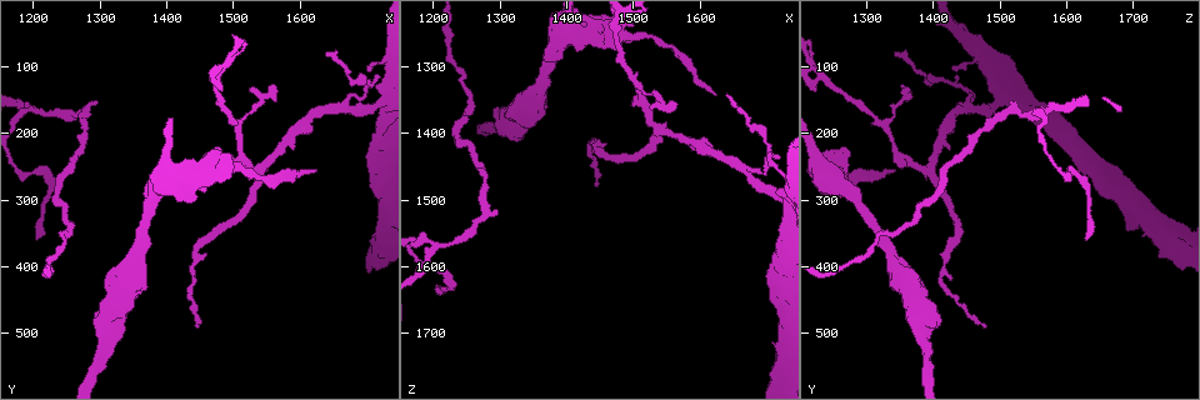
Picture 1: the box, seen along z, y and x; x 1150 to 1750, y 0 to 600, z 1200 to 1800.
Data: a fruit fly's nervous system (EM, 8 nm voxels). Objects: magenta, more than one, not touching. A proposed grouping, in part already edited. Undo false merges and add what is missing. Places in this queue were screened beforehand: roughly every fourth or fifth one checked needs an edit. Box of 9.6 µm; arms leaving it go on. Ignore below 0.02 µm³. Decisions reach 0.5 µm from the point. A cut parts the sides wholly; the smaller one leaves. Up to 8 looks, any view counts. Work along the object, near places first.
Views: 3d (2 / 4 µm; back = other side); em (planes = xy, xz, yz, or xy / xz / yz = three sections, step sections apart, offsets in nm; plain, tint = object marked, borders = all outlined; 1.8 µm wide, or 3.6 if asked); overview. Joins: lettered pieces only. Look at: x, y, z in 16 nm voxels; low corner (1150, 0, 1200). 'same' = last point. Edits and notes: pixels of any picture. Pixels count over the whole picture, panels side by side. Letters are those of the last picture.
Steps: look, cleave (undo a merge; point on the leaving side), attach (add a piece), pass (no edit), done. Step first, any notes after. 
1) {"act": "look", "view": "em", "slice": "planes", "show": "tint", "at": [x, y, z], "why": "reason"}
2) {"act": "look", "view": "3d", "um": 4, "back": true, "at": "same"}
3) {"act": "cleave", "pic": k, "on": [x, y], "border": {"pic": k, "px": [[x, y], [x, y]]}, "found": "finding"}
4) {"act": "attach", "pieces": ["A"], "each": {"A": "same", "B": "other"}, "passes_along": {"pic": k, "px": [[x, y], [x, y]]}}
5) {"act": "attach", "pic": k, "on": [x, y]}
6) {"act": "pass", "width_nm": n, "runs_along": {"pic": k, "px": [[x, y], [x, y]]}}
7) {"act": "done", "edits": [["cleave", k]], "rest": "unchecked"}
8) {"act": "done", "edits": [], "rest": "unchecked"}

{"act": "look", "view": "3d", "um": 2, "at": [1215, 260, 1615], "why": "abrupt turn"}

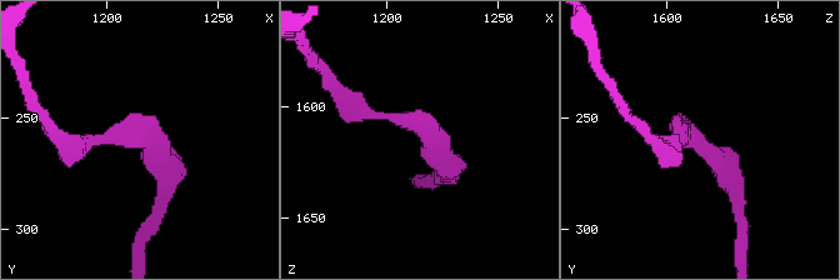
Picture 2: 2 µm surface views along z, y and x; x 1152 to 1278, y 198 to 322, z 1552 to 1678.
{"act": "look", "view": "em", "slice": "planes", "show": "borders", "at": [1217, 257, 1611], "why": "shape alone is not enough"}

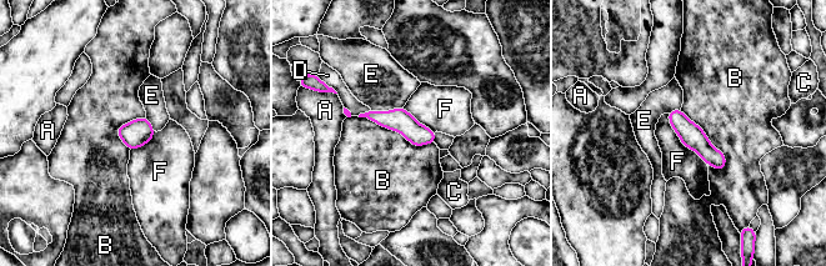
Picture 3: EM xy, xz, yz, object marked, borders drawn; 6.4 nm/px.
{"act": "pass", "each": {"A": "other", "B": "other", "C": "other", "D": "other", "E": "other", "F": "other"}, "border": {"pic": 3, "px": [[680, 110], [724, 155], [721, 170]]}, "found": "one cell here"}

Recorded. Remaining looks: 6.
{"act": "look", "view": "3d", "um": 4, "at": [1420, 270, 1250], "why": "two arms at a narrow angle"}

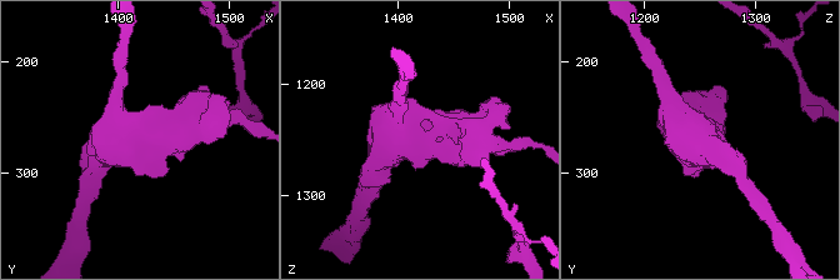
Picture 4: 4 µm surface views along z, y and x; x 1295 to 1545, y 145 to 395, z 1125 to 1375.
{"act": "look", "view": "em", "um": 3.6, "slice": "planes", "show": "tint", "at": [1422, 272, 1252]}

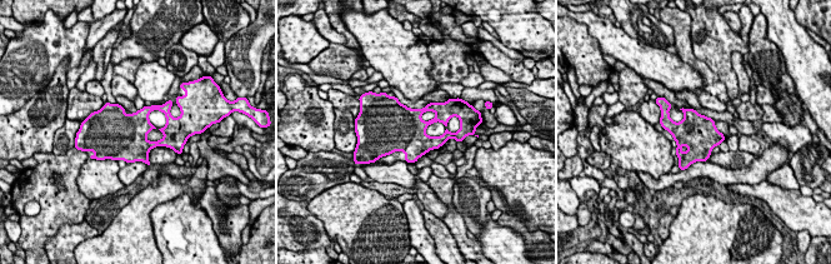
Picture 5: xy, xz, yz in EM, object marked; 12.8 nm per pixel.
{"act": "look", "view": "em", "um": 3.6, "slice": "planes", "show": "borders", "at": "same", "why": "what lies round it"}

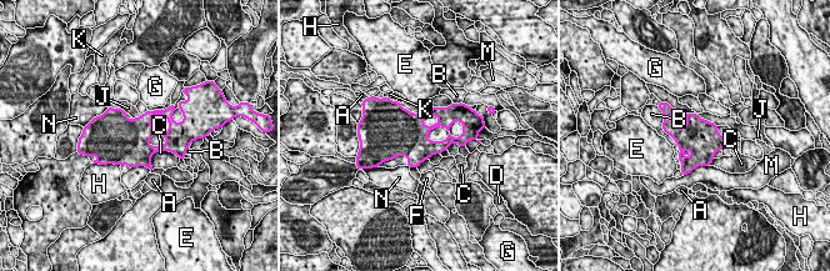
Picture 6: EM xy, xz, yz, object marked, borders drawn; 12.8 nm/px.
{"act": "pass", "each": {"A": "other", "B": "other", "C": "other", "D": "other", "E": "other", "F": "other", "G": "other", "H": "other", "J": "other", "K": "other", "M": "other", "N": "other"}, "border": {"pic": 6, "px": [[178, 157], [159, 150], [150, 165]]}, "found": "one cell here"}

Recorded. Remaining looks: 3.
{"act": "look", "view": "3d", "um": 4, "at": [1315, 480, 1380], "why": "a fork"}

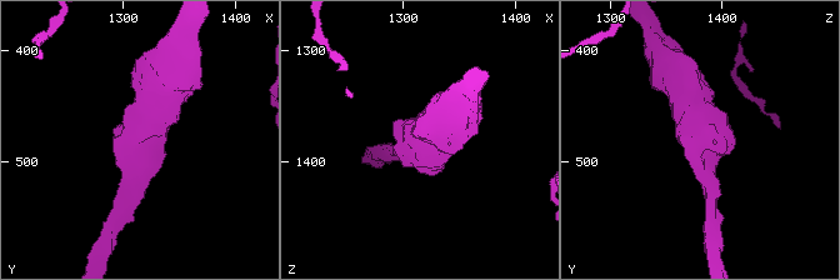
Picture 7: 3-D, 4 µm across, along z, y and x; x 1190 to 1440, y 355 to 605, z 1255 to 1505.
{"act": "look", "view": "em", "um": 3.6, "slice": "yz", "step": 4, "show": "borders", "at": [1308, 478, 1378], "why": "shape alone is not enough"}

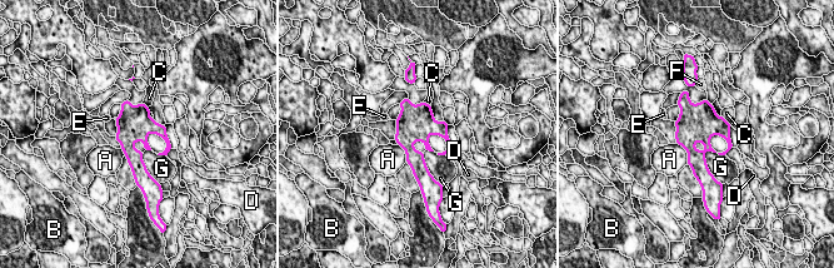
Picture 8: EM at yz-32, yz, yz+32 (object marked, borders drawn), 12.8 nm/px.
{"act": "pass", "width_nm": 440, "each": {"A": "other", "B": "other", "C": "other", "D": "other", "E": "other", "F": "other", "G": "other"}, "border": {"pic": 8, "px": [[705, 150], [705, 163], [714, 178]]}, "found": "all the same cell"}

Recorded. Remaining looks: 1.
{"act": "look", "view": "em", "slice": "planes", "show": "borders", "at": [1625, 255, 1340], "why": "tapers out"}

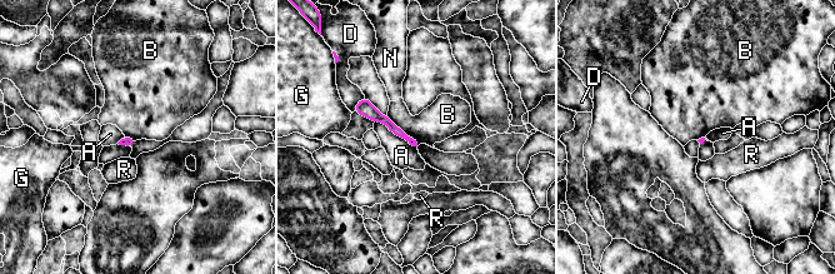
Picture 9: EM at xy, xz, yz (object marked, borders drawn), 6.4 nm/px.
{"act": "pass", "each": {"A": "other", "B": "other", "D": "other", "G": "other", "N": "other", "R": "other"}, "runs_along": {"pic": 9, "px": [[359, 106], [383, 118], [400, 133]]}, "found": "no lettered piece goes on from it"}

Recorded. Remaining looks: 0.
{"act": "done", "edits": [], "rest": "unchecked"}

